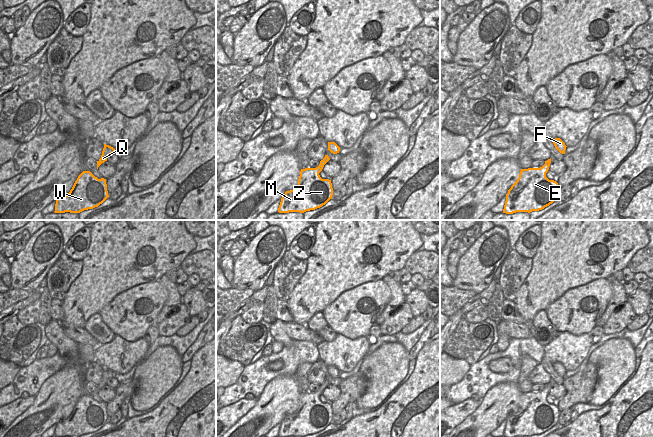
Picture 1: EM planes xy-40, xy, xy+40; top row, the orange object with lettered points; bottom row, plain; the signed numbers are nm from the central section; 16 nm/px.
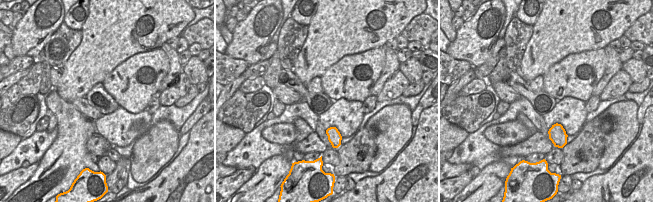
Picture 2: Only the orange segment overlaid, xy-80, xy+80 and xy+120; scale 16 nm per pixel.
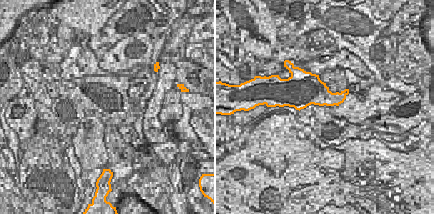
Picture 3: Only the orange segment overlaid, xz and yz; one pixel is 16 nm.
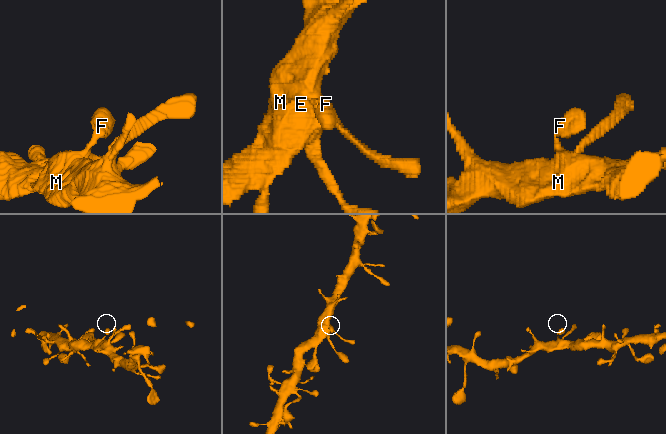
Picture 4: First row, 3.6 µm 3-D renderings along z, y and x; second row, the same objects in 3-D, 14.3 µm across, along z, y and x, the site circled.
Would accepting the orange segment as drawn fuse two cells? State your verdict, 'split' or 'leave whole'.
leave whole

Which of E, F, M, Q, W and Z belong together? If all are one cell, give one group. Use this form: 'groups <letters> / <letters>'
groups E F M Q W Z

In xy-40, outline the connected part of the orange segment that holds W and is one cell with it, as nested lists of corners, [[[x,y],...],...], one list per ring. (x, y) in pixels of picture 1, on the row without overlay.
[[[83,395],[67,419],[56,424],[55,437],[80,437],[93,433],[109,421],[106,403],[98,403],[90,395]]]

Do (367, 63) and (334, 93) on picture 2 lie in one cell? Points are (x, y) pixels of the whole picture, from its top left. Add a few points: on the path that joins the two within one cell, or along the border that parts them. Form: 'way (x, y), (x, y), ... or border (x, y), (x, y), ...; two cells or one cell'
way (357, 64), (338, 83); one cell

